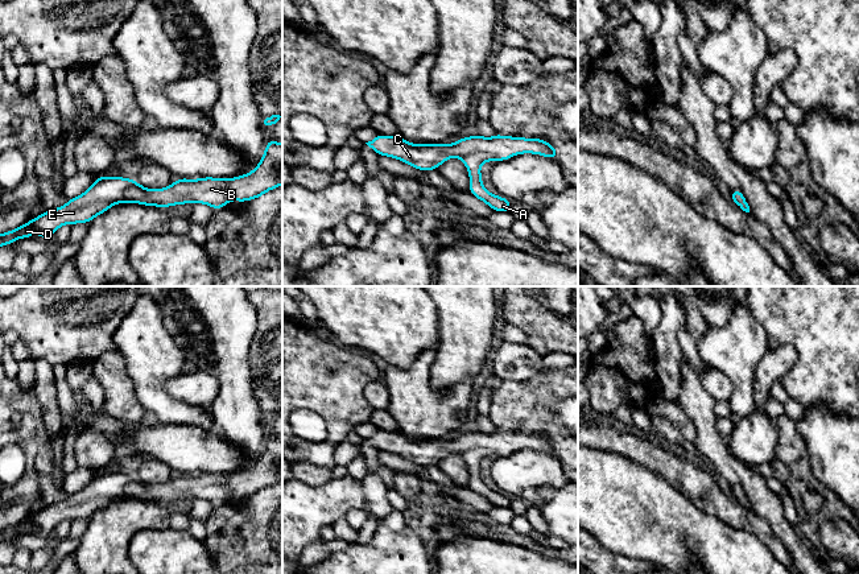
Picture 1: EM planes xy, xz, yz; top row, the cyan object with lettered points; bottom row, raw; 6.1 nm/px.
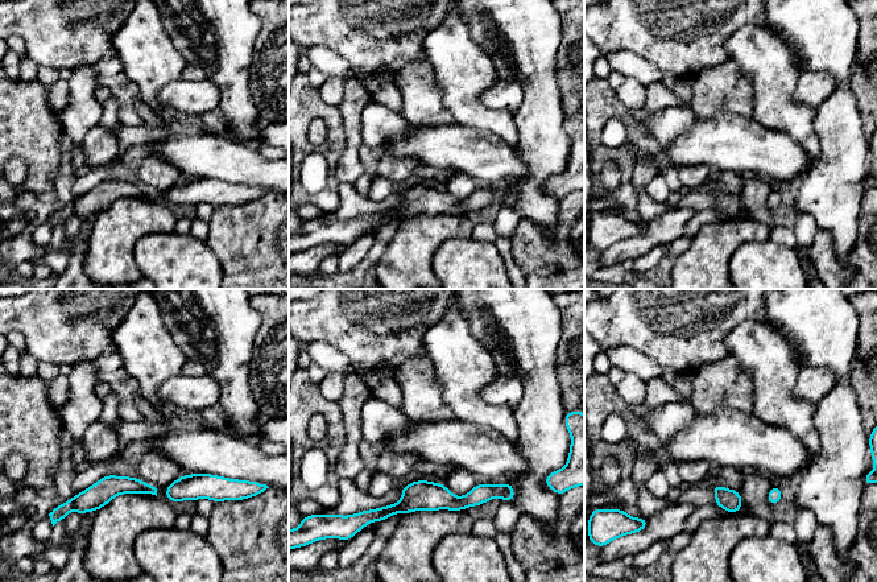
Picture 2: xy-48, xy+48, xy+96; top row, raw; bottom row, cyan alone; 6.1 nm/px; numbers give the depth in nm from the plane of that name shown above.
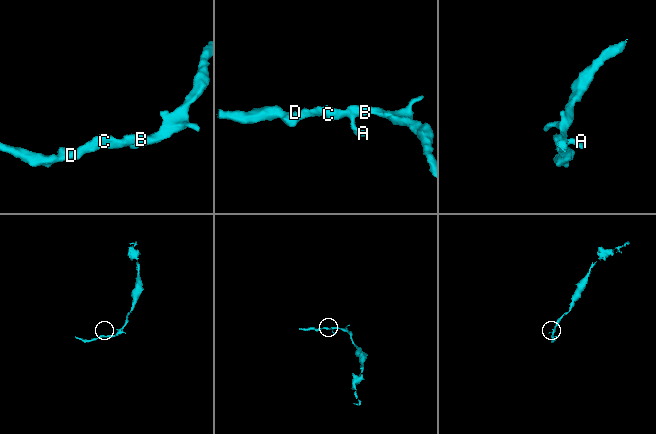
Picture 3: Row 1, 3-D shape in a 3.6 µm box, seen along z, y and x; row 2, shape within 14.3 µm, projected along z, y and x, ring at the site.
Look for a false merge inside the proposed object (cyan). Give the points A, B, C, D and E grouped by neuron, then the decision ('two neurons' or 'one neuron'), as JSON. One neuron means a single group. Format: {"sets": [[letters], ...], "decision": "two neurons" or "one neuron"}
{"sets": [["A", "B", "C", "D", "E"]], "decision": "one neuron"}

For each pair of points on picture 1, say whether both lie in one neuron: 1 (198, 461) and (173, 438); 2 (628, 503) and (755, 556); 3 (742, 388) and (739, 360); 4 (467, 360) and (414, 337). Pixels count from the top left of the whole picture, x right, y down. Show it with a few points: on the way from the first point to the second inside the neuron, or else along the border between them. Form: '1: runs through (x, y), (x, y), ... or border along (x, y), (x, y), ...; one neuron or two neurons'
1: runs through (191, 454), (180, 445); one neuron
2: runs through (660, 525), (667, 529), (685, 529), (723, 552); one neuron
3: runs through (742, 382), (740, 367); one neuron
4: border along (437, 316), (438, 349), (436, 351); two neurons

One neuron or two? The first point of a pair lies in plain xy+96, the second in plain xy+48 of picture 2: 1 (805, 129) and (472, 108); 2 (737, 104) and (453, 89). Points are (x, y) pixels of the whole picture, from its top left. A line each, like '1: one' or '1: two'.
1: one
2: two

